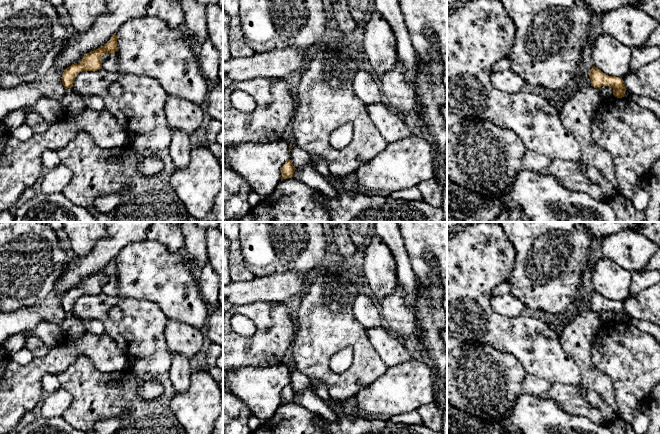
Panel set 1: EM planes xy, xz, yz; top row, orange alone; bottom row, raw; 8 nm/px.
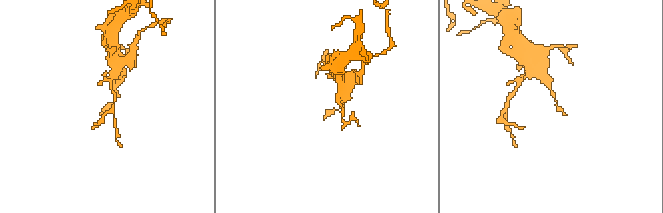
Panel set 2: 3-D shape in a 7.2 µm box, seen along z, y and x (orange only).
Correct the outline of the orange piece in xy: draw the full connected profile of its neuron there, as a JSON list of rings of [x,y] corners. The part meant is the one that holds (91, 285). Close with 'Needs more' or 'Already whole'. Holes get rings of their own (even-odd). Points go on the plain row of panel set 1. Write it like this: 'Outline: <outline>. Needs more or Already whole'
Outline: [[[115,257],[104,270],[85,278],[79,288],[74,287],[64,294],[62,299],[62,308],[64,312],[67,313],[73,311],[74,304],[80,296],[102,293],[102,280],[105,277],[115,277],[116,275],[117,260]]]. Already whole

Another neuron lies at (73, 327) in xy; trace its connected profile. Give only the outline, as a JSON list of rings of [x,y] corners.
[[[71,312],[65,313],[65,319],[59,324],[63,336],[71,339],[79,339],[87,330],[84,321],[73,315]]]

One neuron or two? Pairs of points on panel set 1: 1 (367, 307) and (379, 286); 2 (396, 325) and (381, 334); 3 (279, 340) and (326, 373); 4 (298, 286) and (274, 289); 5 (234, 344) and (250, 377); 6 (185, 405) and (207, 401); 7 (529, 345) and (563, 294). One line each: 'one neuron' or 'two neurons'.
1: two neurons
2: two neurons
3: two neurons
4: one neuron
5: two neurons
6: one neuron
7: two neurons

